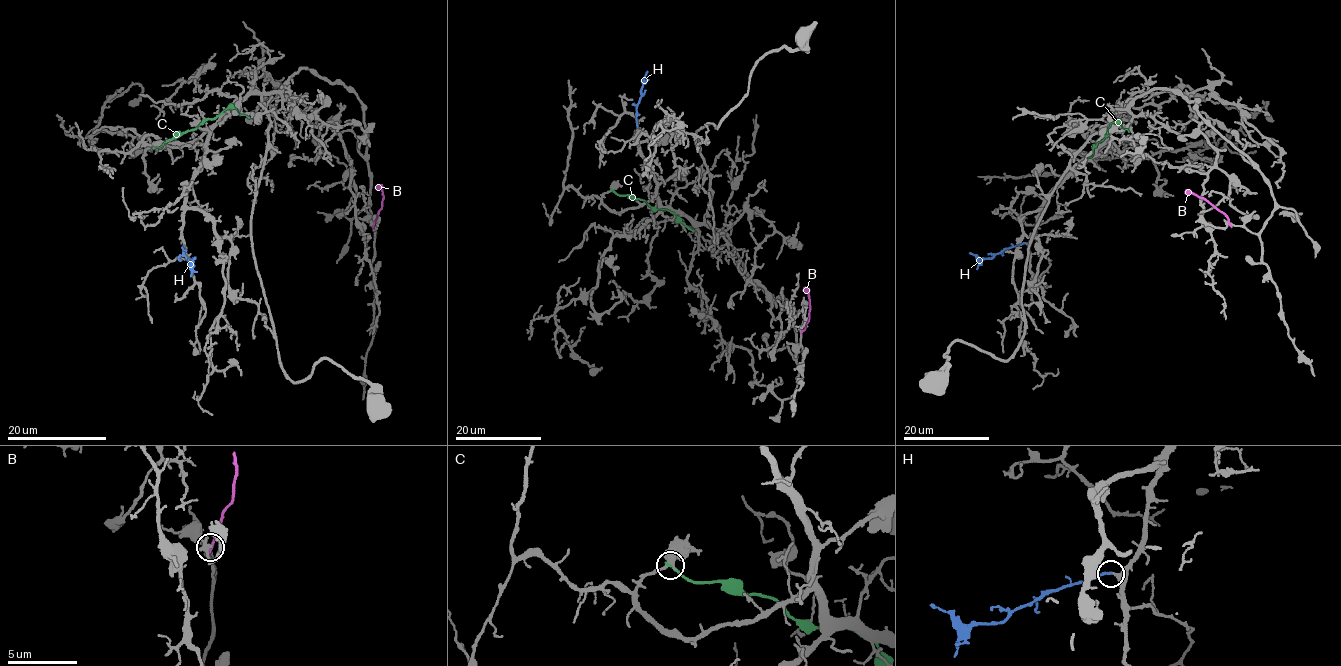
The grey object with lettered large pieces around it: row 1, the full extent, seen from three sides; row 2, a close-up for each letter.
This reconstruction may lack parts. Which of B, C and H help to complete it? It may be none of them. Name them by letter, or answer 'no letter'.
H

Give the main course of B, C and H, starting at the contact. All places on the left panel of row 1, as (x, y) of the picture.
B: (374, 224), (383, 197), (380, 187), (378, 188)
C: (155, 147), (209, 119), (215, 119), (227, 108), (233, 108), (248, 117)
H: (184, 247), (183, 252), (189, 264), (195, 257)

